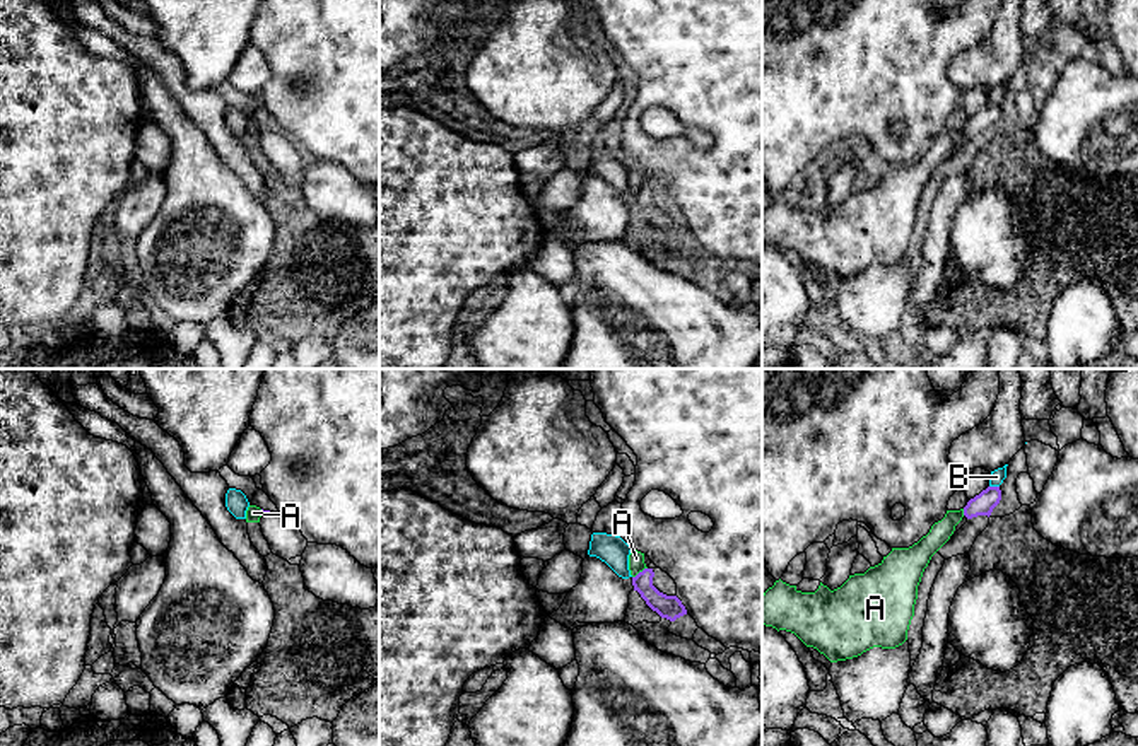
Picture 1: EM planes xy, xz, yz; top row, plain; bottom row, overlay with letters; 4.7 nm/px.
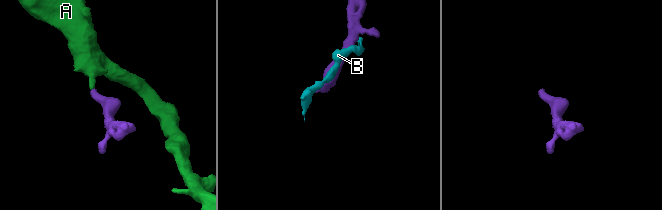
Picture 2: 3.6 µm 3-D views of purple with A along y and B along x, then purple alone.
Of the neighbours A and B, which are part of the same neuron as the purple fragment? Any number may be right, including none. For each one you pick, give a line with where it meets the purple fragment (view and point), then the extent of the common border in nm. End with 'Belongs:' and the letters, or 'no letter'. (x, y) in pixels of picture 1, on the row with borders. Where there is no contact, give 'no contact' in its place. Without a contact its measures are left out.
Belongs: no letter

